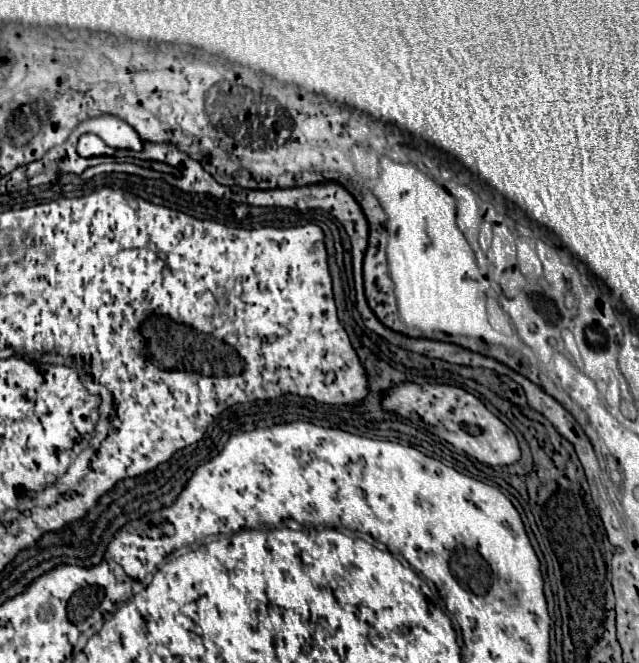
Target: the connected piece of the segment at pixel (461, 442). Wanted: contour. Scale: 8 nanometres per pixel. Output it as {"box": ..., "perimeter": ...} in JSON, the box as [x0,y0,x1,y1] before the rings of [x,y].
{"box":[383,382,521,466],"perimeter":[[[407,382],[389,390],[385,394],[383,406],[407,418],[413,418],[417,414],[429,432],[447,440],[457,450],[463,450],[465,454],[469,454],[471,458],[477,458],[479,462],[485,462],[491,466],[505,466],[521,458],[521,450],[515,434],[495,414],[491,414],[483,406],[483,402],[479,402],[473,394],[465,392],[463,388],[447,386],[447,384],[419,386],[419,384]]]}

